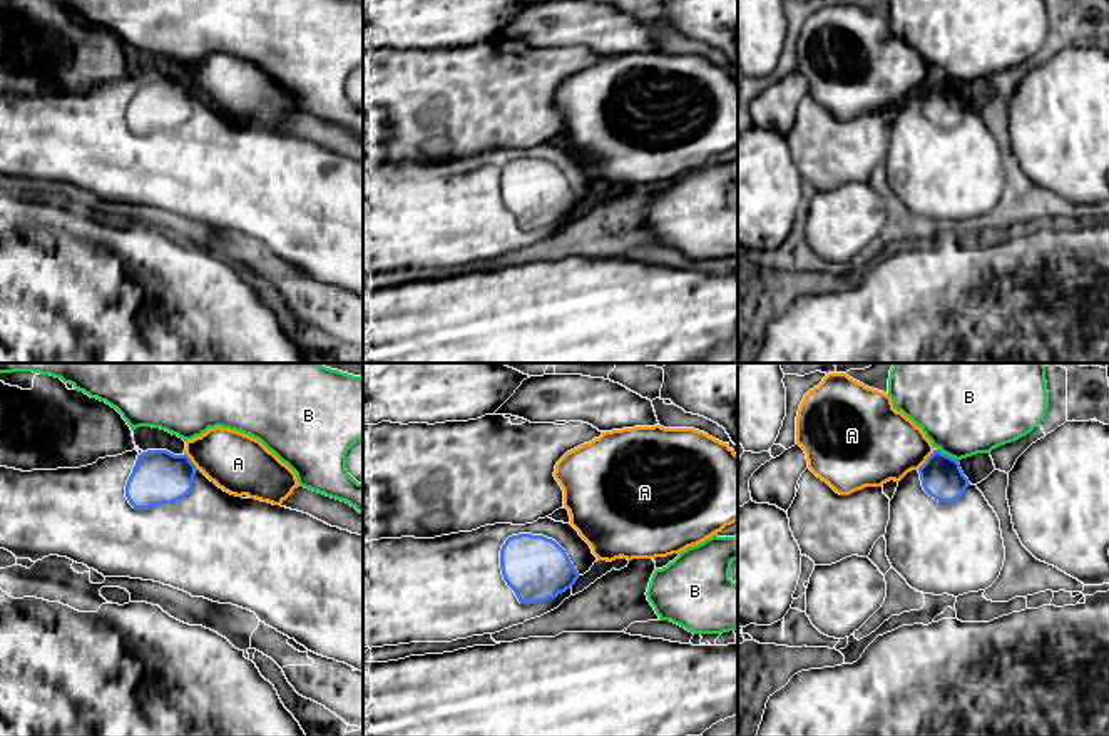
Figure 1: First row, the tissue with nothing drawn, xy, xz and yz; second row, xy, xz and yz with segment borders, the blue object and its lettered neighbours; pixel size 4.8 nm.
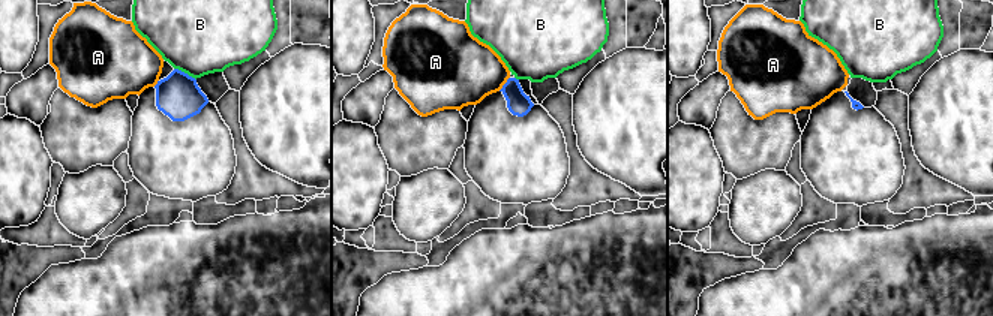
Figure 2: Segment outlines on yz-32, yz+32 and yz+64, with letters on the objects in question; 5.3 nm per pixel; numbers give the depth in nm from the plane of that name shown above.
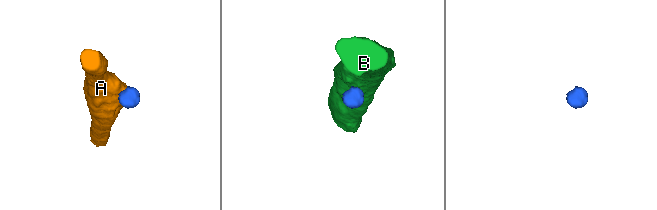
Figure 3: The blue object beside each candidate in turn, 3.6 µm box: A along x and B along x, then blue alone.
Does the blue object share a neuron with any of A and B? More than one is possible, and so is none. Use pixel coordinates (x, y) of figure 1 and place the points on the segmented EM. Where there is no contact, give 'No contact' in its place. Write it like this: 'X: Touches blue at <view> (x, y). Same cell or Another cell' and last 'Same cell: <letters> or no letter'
A: Touches blue at yz (927, 460). Another cell
B: Touches blue at yz (947, 455). Another cell
Same cell: no letter

